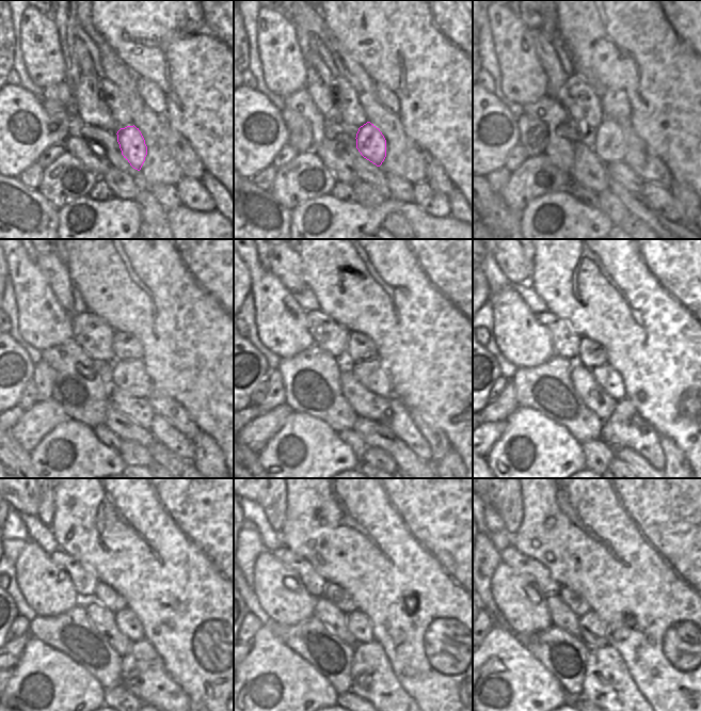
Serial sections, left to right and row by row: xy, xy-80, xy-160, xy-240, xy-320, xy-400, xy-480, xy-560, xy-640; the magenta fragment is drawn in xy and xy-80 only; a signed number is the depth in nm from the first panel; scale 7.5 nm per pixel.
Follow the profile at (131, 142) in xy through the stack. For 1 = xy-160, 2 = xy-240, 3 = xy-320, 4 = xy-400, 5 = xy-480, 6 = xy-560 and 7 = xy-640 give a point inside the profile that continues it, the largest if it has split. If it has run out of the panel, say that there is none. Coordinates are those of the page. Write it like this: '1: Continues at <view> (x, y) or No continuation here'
1: Continues at xy-160 (609, 144)
2: Continues at xy-240 (129, 376)
3: Continues at xy-320 (370, 374)
4: Continues at xy-400 (606, 376)
5: Continues at xy-480 (127, 621)
6: Continues at xy-560 (359, 625)
7: Continues at xy-640 (592, 633).

